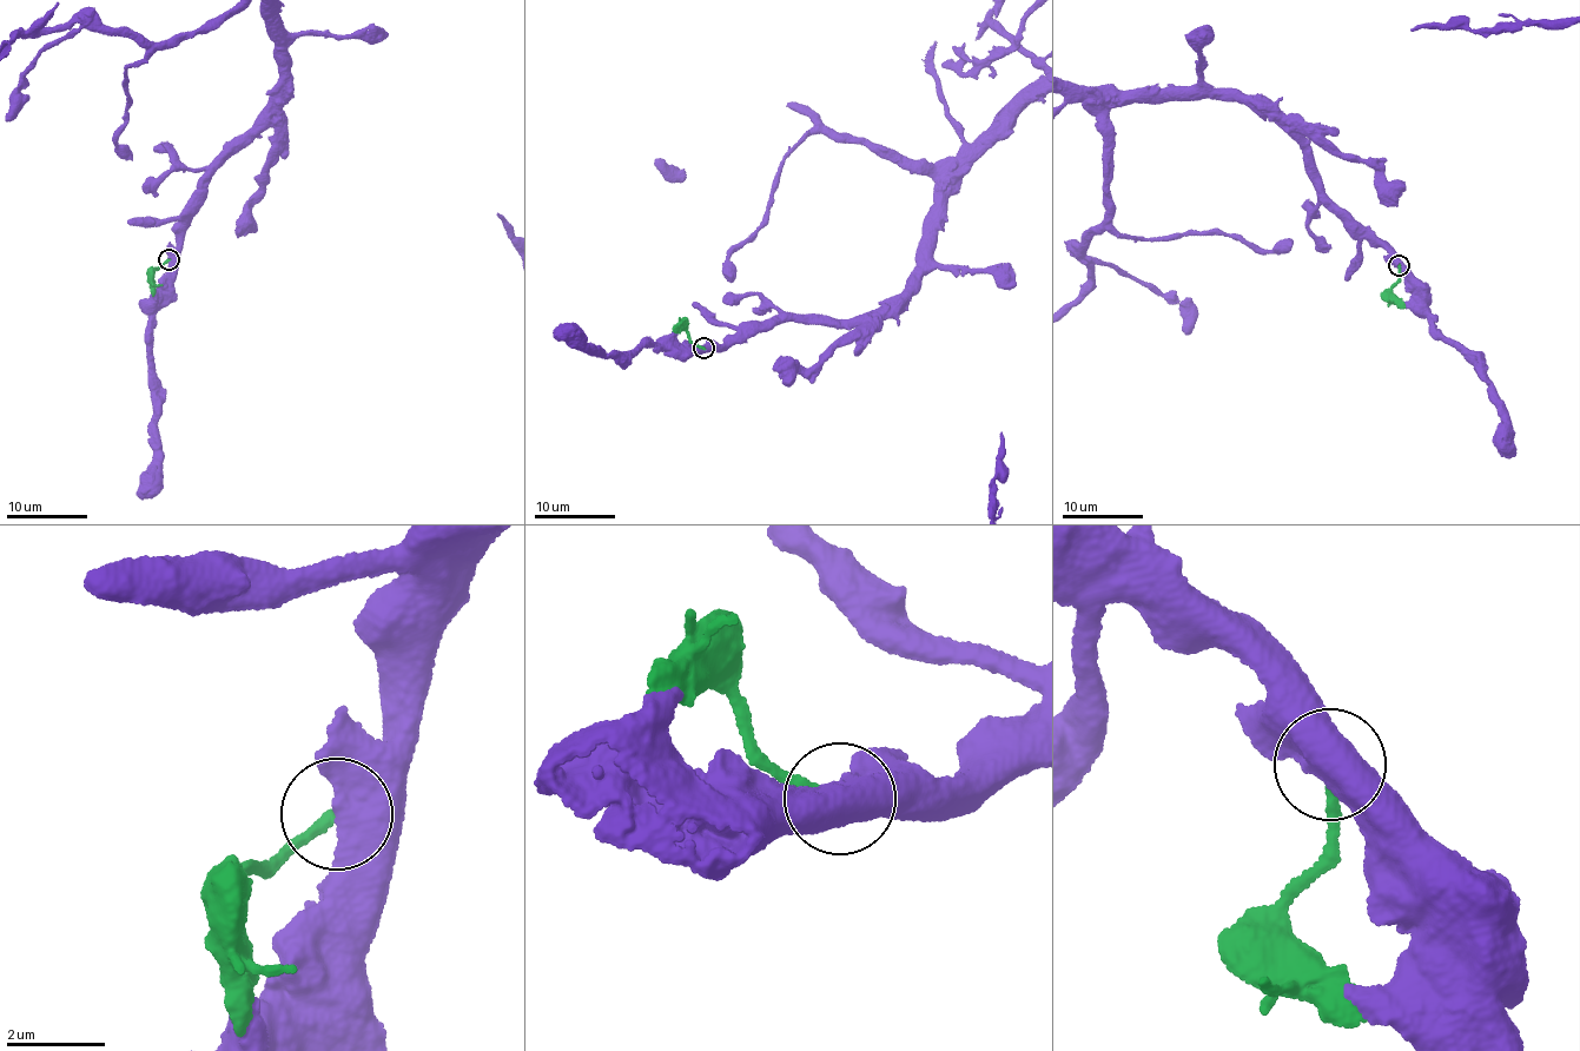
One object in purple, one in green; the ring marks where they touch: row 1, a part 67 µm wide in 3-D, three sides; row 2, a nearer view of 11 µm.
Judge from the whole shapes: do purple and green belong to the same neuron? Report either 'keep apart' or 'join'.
keep apart

